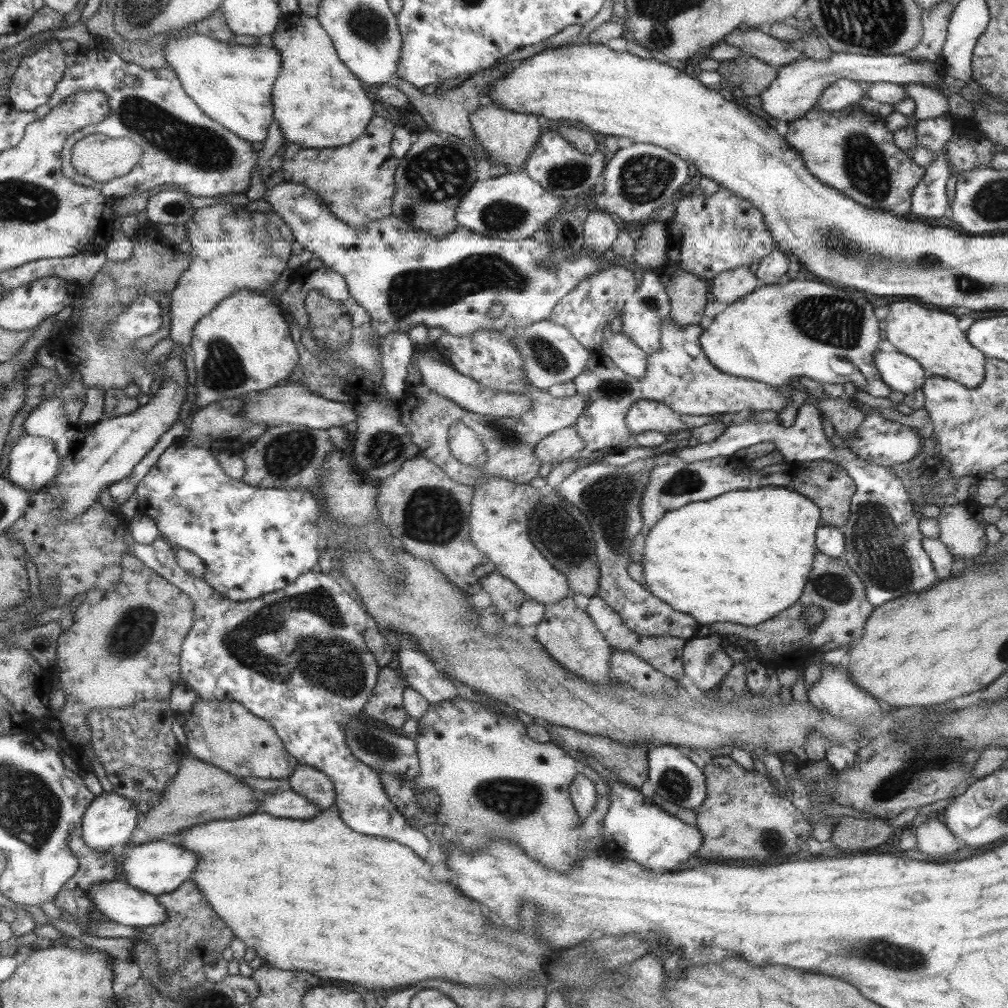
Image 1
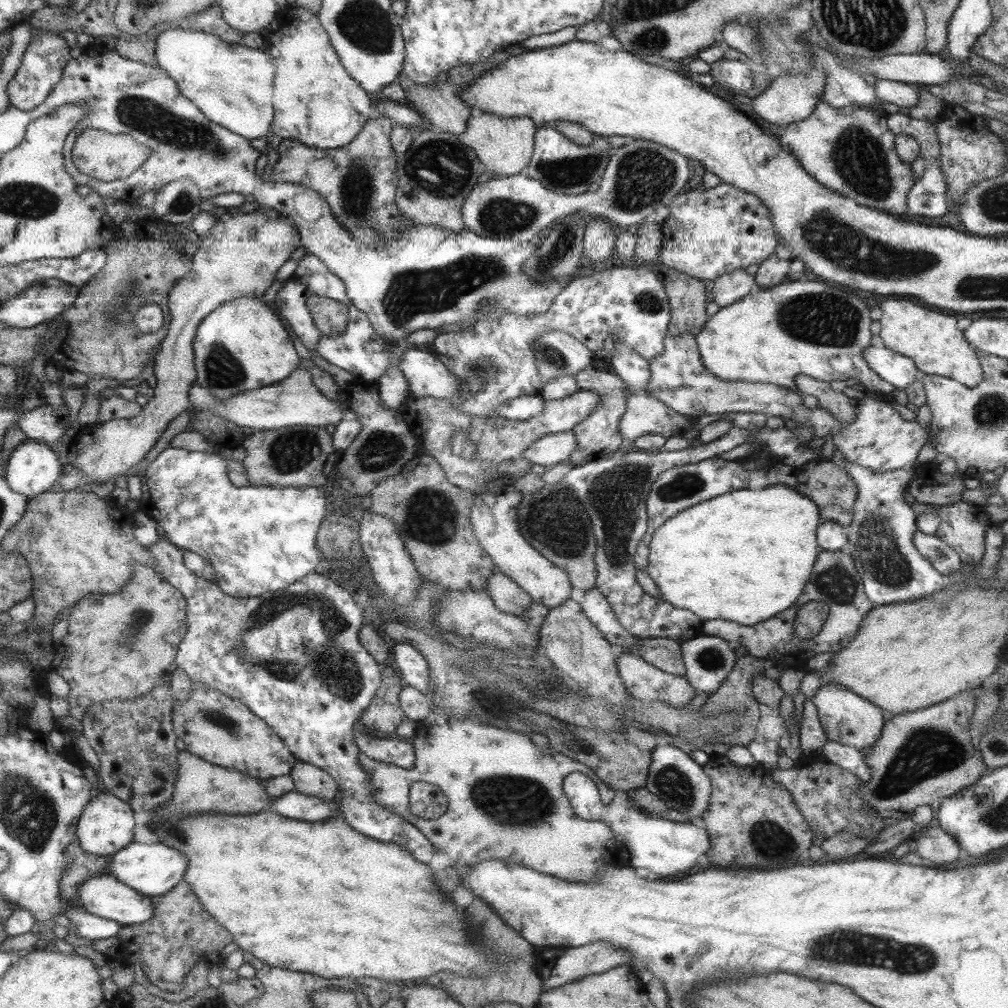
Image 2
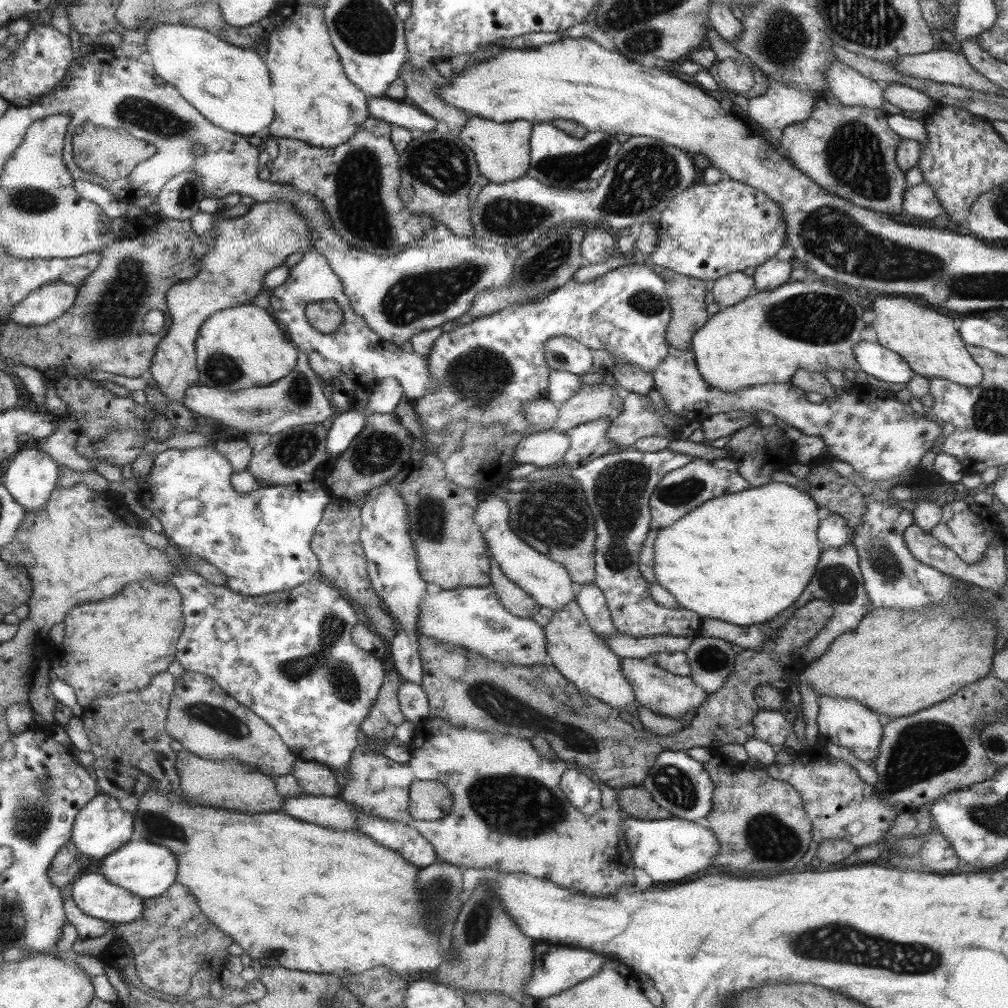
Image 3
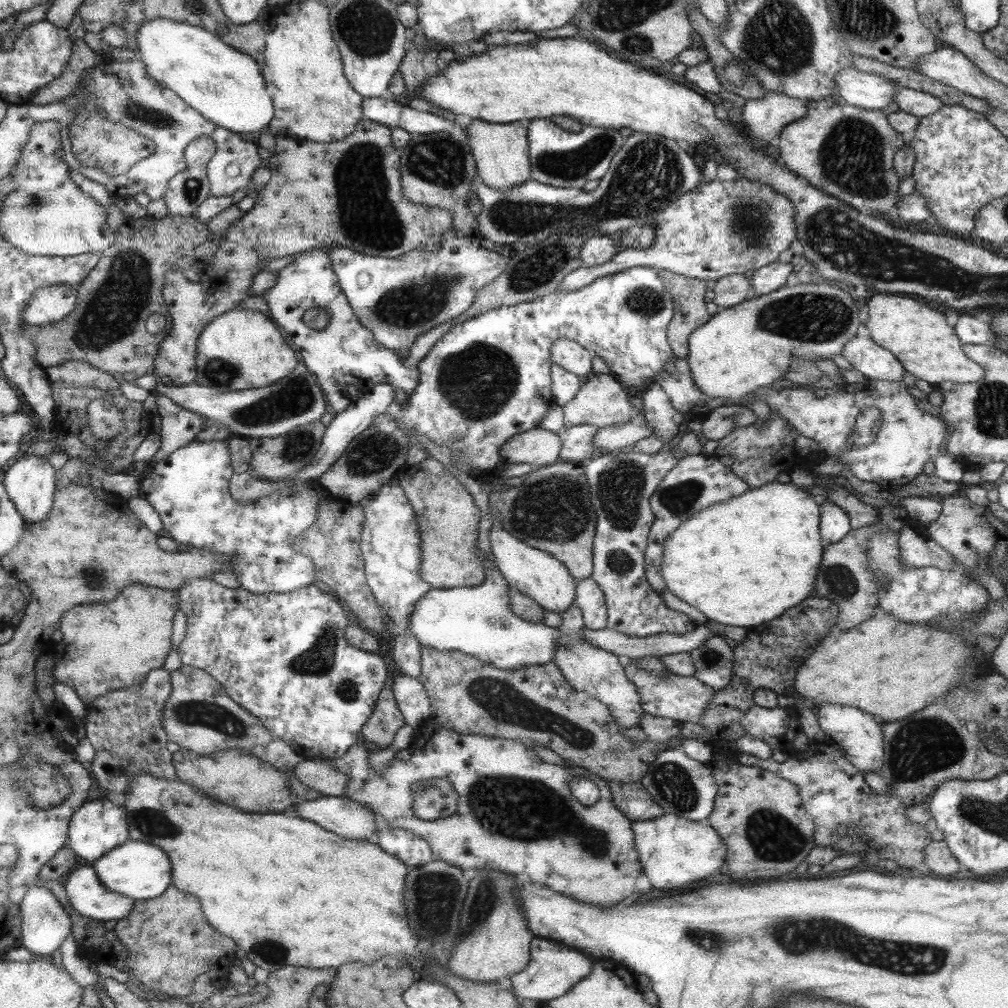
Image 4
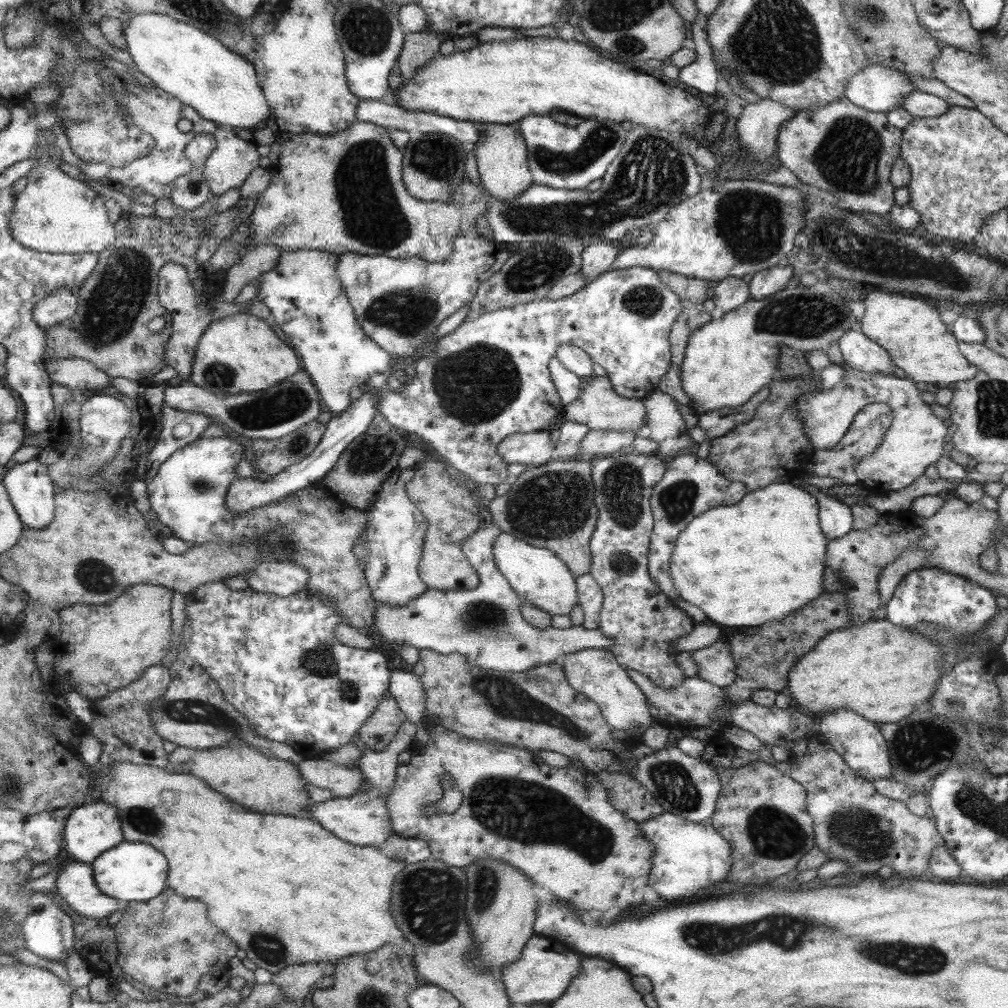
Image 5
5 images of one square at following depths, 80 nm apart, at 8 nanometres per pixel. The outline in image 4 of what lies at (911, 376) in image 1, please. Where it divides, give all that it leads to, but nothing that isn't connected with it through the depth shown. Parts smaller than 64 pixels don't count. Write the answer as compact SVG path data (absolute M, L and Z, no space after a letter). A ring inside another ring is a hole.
M860 326L856 337L845 344L843 358L869 380L899 382L905 373L904 364L892 352L873 343L866 326Z

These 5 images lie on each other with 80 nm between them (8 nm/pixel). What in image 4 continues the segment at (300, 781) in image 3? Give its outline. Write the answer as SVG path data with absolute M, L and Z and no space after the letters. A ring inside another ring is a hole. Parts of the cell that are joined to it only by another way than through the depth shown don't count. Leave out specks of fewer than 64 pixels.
M303 759L290 771L306 787L324 796L343 797L348 786L348 776L319 759Z

